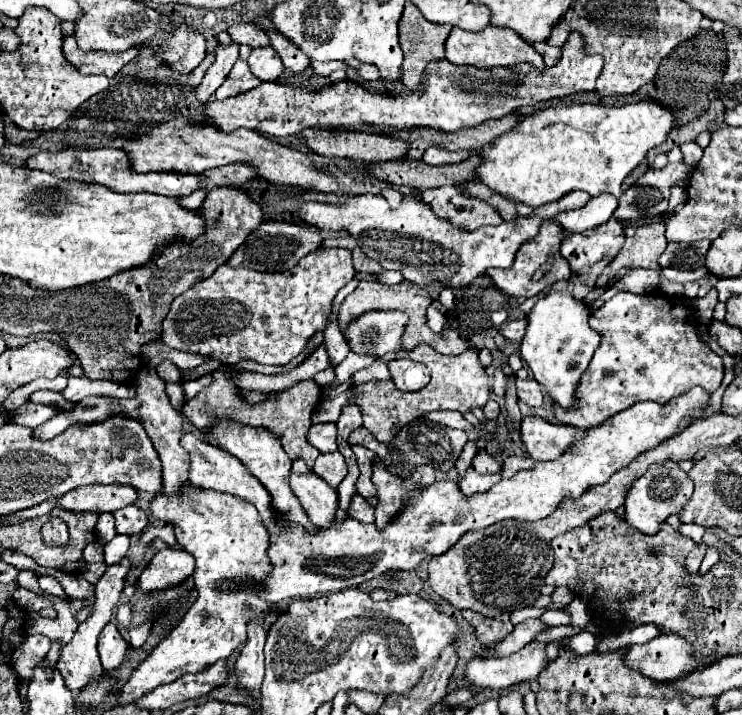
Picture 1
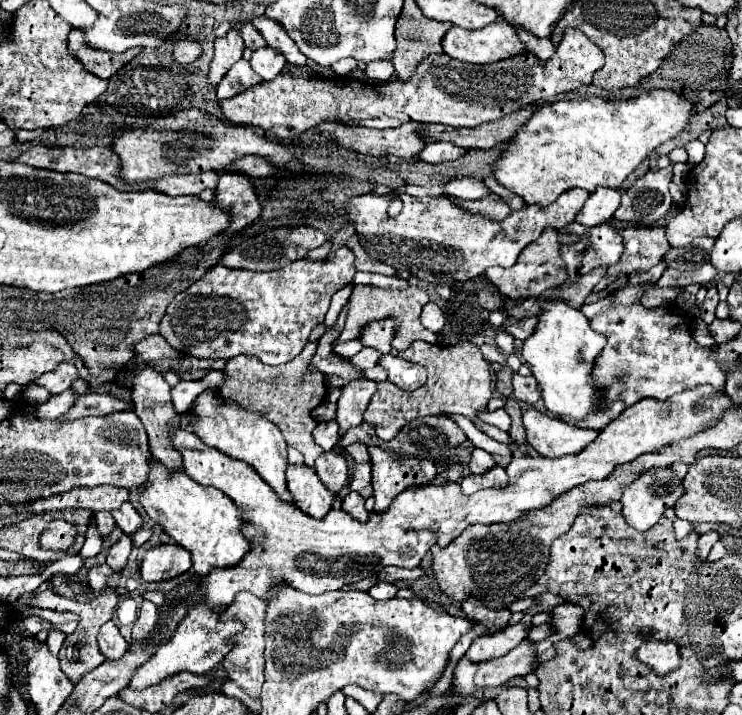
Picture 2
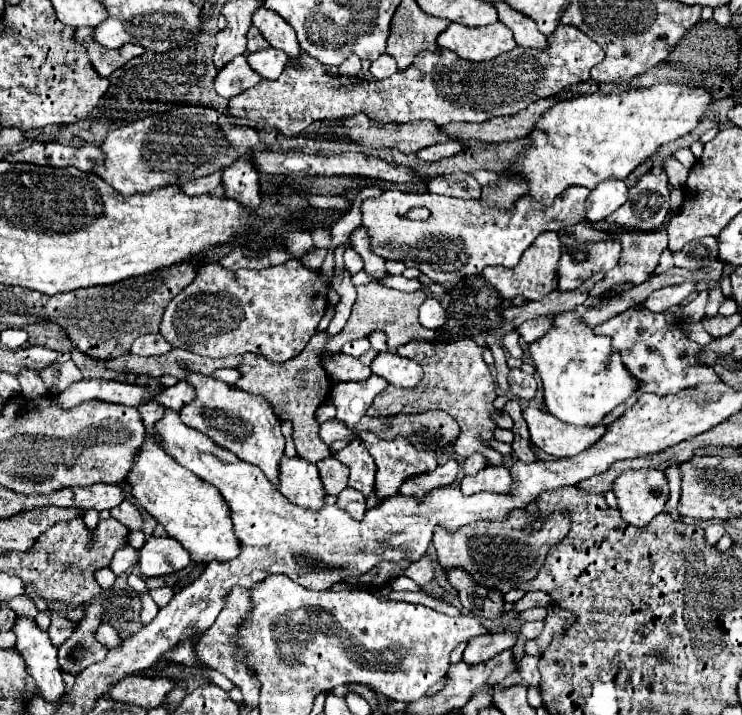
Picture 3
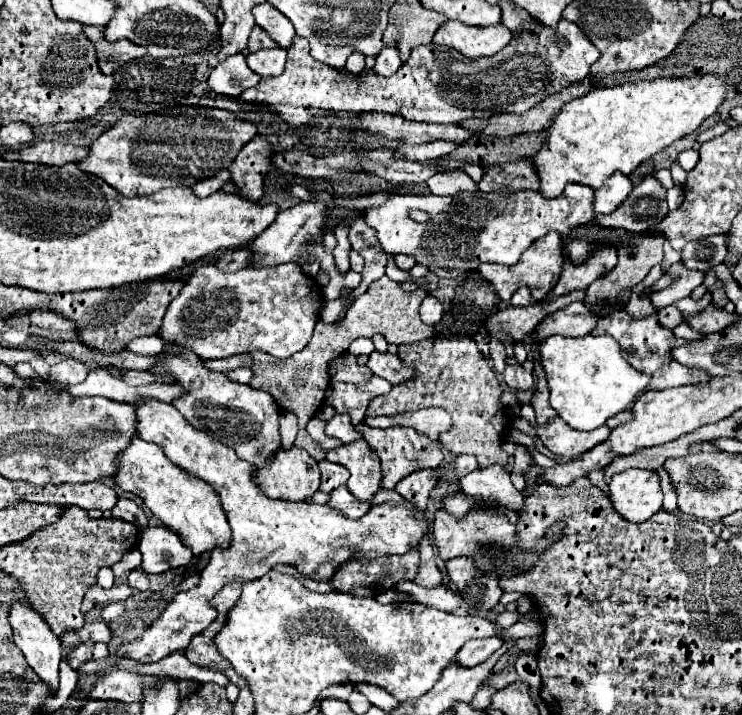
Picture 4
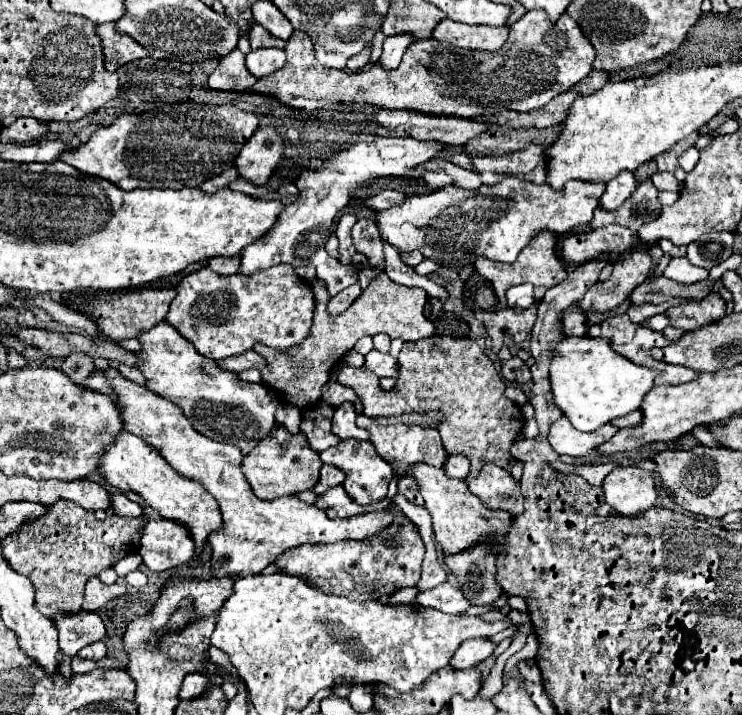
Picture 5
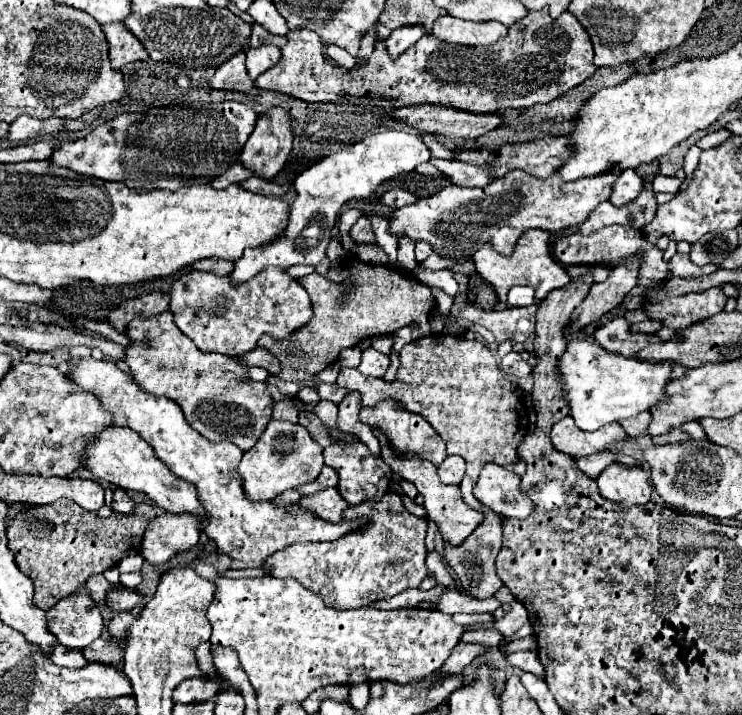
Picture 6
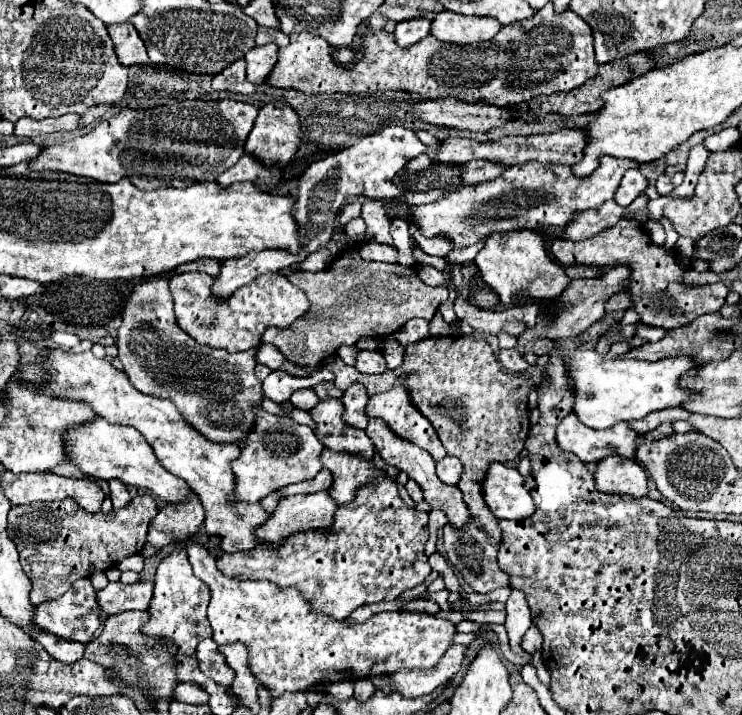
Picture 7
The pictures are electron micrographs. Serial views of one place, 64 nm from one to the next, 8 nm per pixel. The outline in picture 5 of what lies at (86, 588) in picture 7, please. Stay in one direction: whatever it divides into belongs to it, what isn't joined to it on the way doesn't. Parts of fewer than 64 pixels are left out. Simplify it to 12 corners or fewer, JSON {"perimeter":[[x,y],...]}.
{"perimeter":[[66,612],[54,618],[66,660],[59,672],[74,673],[70,656],[102,640],[98,612]]}

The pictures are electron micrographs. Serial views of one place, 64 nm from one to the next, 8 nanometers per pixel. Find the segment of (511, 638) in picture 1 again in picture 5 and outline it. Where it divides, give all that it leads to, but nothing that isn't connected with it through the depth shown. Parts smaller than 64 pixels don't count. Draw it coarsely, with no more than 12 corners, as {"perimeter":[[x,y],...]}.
{"perimeter":[[486,638],[460,644],[450,660],[456,670],[466,670],[486,660],[494,644]]}

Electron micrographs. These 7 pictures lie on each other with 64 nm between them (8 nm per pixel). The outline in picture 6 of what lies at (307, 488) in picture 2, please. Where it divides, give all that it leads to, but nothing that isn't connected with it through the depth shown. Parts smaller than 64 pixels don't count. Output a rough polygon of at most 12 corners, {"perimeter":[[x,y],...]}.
{"perimeter":[[272,418],[238,464],[244,496],[272,500],[316,480],[322,450]]}

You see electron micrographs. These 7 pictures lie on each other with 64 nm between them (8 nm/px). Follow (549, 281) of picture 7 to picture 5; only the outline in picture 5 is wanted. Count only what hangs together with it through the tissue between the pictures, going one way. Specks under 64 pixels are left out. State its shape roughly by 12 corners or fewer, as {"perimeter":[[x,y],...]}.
{"perimeter":[[538,232],[516,262],[478,256],[476,272],[498,300],[530,282],[536,300],[568,278],[556,236]]}

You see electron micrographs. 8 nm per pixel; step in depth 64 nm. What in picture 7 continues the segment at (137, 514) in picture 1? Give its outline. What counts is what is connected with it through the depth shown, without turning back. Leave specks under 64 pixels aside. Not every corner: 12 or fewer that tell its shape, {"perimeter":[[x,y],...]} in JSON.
{"perimeter":[[108,480],[110,498],[114,508],[130,502],[126,484]]}

